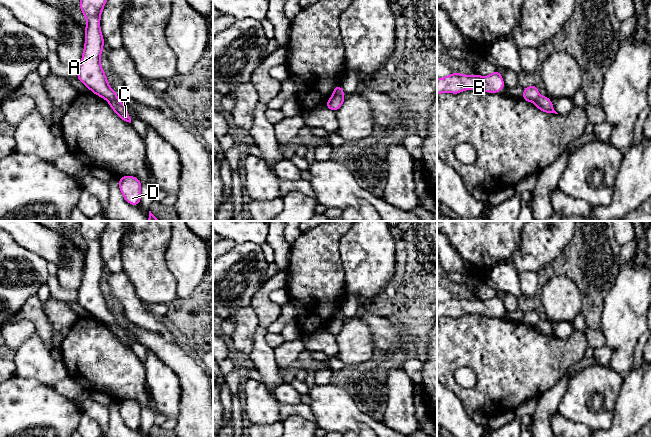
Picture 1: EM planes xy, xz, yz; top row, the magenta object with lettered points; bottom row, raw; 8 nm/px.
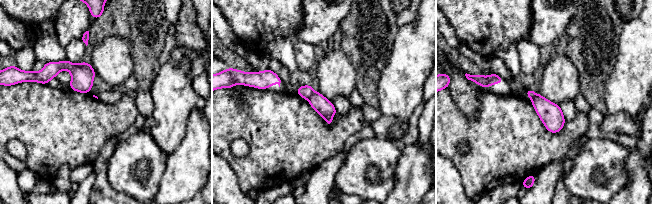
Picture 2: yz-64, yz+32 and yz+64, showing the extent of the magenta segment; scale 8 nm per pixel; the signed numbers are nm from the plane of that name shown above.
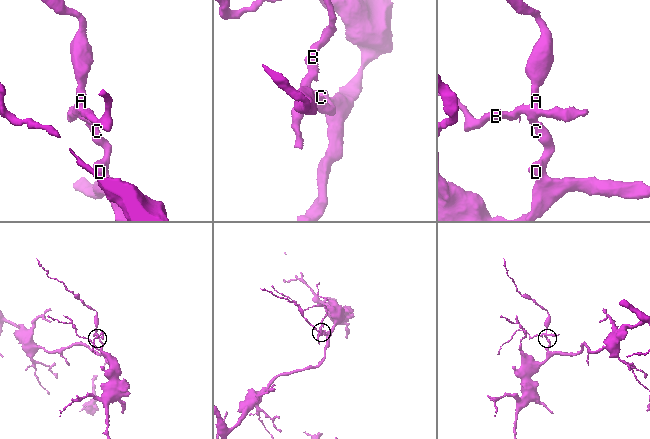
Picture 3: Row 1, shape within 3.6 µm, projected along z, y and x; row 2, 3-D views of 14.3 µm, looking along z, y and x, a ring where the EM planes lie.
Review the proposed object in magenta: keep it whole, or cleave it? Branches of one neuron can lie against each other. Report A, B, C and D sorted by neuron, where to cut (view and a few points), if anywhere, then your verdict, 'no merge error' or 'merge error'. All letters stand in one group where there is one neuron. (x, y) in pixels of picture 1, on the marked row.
groups A B / C D; cut xz (332, 95), (342, 96); merge error

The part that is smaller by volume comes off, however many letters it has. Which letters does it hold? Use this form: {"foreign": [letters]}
{"foreign": ["A", "B"]}

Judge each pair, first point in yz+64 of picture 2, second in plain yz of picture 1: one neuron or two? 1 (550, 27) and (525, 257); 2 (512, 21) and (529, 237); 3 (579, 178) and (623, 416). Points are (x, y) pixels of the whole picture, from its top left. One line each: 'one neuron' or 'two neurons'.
1: one neuron
2: two neurons
3: two neurons

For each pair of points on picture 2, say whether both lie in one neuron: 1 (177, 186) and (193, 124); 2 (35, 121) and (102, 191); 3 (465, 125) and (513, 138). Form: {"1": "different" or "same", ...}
{"1": "same", "2": "different", "3": "same"}

